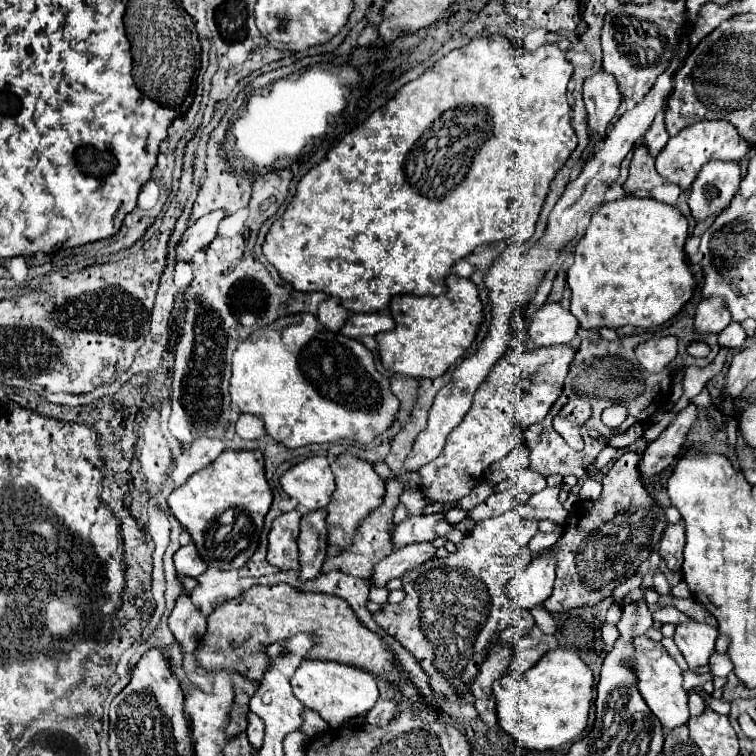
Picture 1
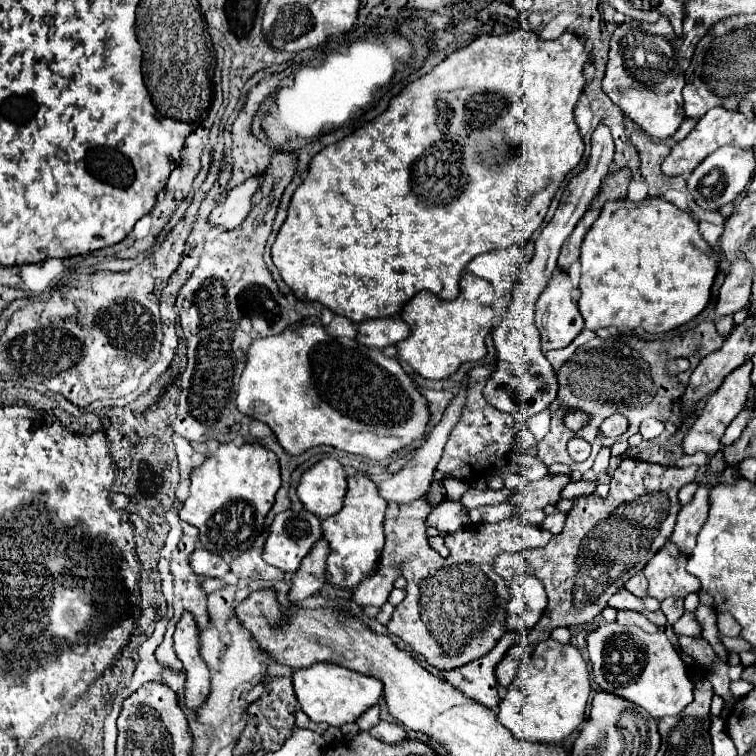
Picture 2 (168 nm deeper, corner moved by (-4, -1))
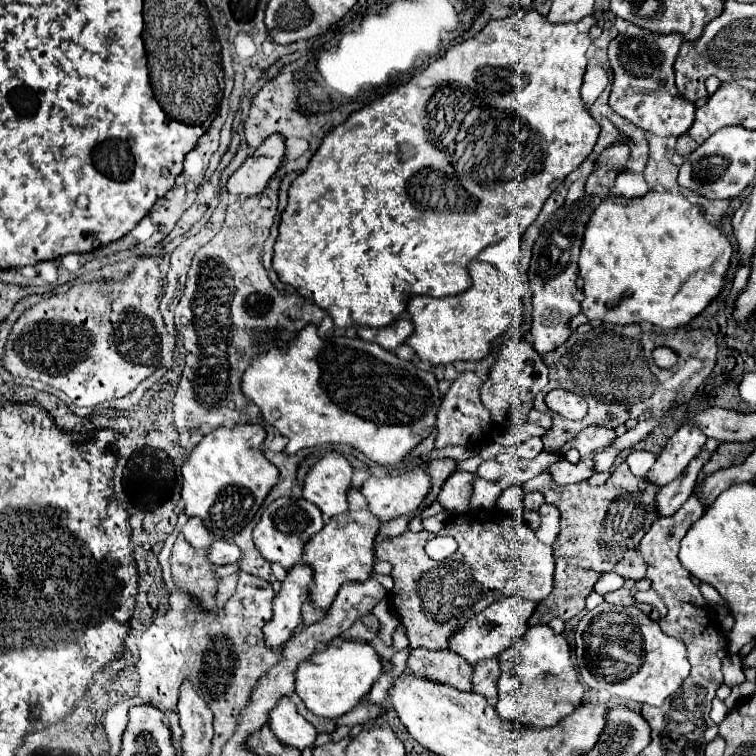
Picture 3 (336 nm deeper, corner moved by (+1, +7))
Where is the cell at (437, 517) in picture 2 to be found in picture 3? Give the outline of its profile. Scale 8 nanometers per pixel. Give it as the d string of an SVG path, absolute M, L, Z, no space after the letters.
M455 471L441 487L437 501L449 509L451 513L463 513L467 511L469 497L473 493L473 481L477 479L477 473L469 471Z

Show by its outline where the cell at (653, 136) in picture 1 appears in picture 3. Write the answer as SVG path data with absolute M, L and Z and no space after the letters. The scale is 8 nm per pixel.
M629 25L625 35L617 35L609 43L609 61L615 73L609 97L611 109L657 137L679 137L695 121L695 103L669 93L675 91L675 83L667 73L673 73L673 63L681 43L683 39L679 35L653 35L635 25Z

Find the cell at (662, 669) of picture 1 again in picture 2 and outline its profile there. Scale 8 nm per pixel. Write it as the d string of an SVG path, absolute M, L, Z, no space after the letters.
M616 623L600 625L586 639L592 661L594 681L602 691L612 691L632 703L638 703L654 719L678 717L694 699L694 687L686 665L664 633L644 633L640 627L620 627Z

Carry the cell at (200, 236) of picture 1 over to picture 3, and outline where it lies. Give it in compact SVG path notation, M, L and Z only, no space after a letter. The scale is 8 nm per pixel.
M271 135L261 143L251 157L231 175L227 191L233 195L257 195L261 193L269 179L279 171L285 155L285 137Z

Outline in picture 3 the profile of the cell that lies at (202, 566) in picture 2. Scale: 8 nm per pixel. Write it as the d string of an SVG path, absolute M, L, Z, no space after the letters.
M217 541L211 545L209 549L209 559L215 565L227 565L227 563L235 563L241 557L241 549L235 543L227 543L227 541Z

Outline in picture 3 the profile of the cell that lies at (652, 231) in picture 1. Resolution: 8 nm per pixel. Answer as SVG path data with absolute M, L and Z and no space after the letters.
M649 191L645 197L637 197L637 199L625 199L625 197L605 197L595 211L591 213L587 231L585 231L585 239L583 239L583 247L581 247L581 257L579 257L579 273L585 281L583 287L583 301L581 301L581 313L587 315L591 321L603 321L603 323L615 323L615 325L631 325L631 323L653 323L657 327L663 329L677 329L687 325L693 317L697 317L725 287L725 277L727 277L727 269L731 263L731 255L733 255L733 245L729 241L729 237L715 225L707 223L703 211L699 205L689 203L683 195L675 195L675 193L657 193L657 191Z

